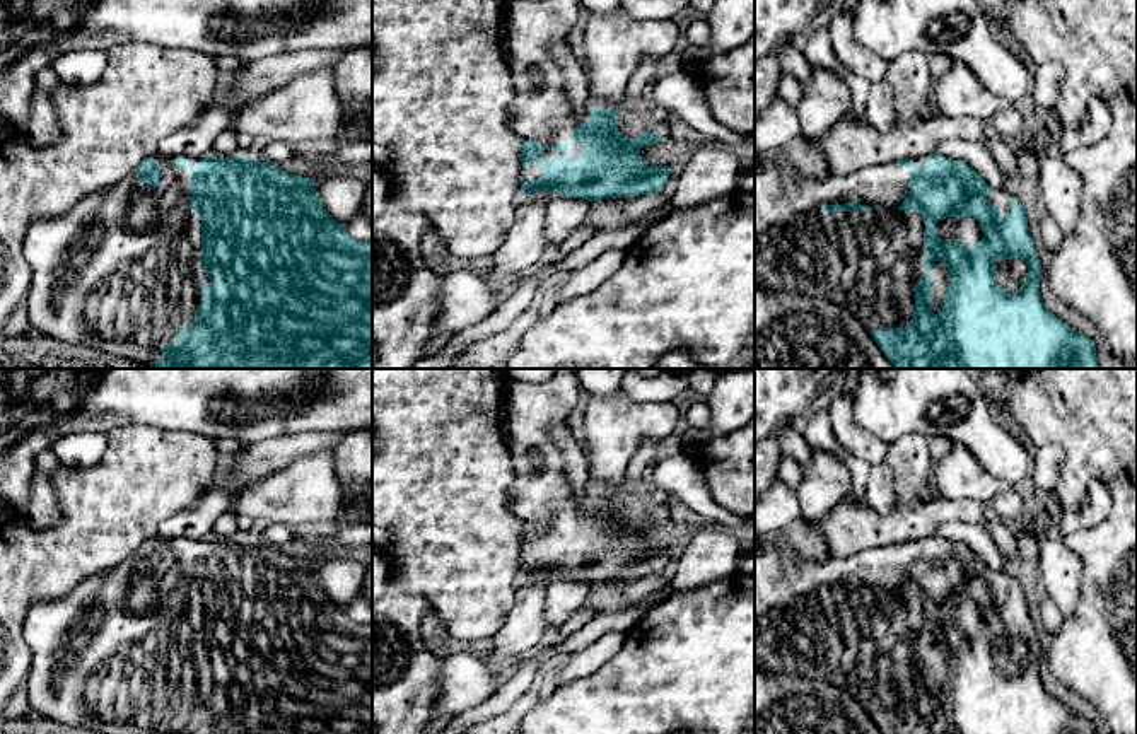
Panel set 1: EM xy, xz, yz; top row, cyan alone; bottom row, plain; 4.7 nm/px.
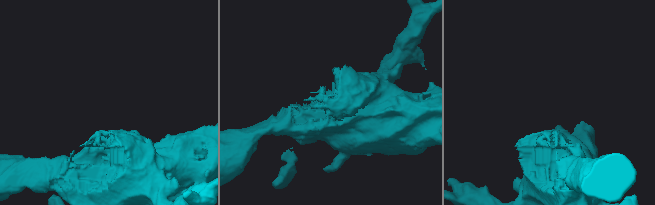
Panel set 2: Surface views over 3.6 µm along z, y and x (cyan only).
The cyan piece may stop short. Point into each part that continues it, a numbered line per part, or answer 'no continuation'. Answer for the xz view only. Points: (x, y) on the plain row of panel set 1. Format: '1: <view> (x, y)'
1: xz (540, 494)

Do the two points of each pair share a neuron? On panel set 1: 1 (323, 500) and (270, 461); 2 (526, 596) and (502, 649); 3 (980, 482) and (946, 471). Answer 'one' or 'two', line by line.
1: two
2: one
3: one

